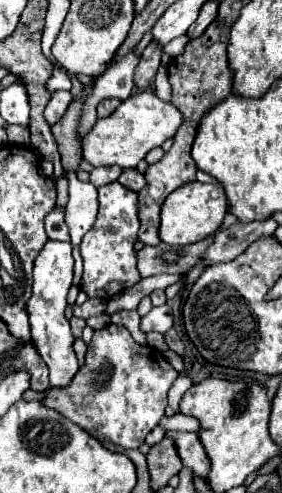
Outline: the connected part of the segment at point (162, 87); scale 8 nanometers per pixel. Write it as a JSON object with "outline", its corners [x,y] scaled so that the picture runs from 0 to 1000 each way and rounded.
{"outline":[[[567,134],[567,138],[560,138],[560,154],[553,154],[553,170],[546,170],[546,174],[553,174],[553,178],[546,178],[546,187],[553,187],[567,199],[603,203],[610,183],[603,183],[603,166],[596,166],[589,138],[582,138],[582,134]]]}

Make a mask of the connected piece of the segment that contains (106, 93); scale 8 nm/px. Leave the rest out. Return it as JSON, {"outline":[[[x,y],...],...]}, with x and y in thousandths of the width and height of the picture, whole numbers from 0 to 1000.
{"outline":[[[461,101],[447,114],[418,118],[348,162],[333,162],[326,187],[312,191],[312,199],[298,203],[291,215],[291,235],[284,235],[284,252],[277,252],[277,280],[291,284],[319,260],[340,252],[340,215],[362,203],[383,199],[418,199],[418,203],[447,203],[468,191],[475,178],[475,142],[489,134],[496,110],[482,101]]]}

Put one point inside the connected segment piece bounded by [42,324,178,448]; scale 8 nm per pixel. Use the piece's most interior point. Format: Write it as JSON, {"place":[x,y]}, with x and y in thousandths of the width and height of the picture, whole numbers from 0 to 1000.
{"place":[422,799]}

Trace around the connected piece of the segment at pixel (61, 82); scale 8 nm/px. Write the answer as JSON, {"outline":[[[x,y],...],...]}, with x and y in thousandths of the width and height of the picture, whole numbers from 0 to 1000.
{"outline":[[[191,138],[191,150],[170,162],[170,183],[177,187],[199,187],[199,183],[248,183],[248,178],[255,178],[255,170],[248,170],[248,162],[234,154],[234,142]]]}

